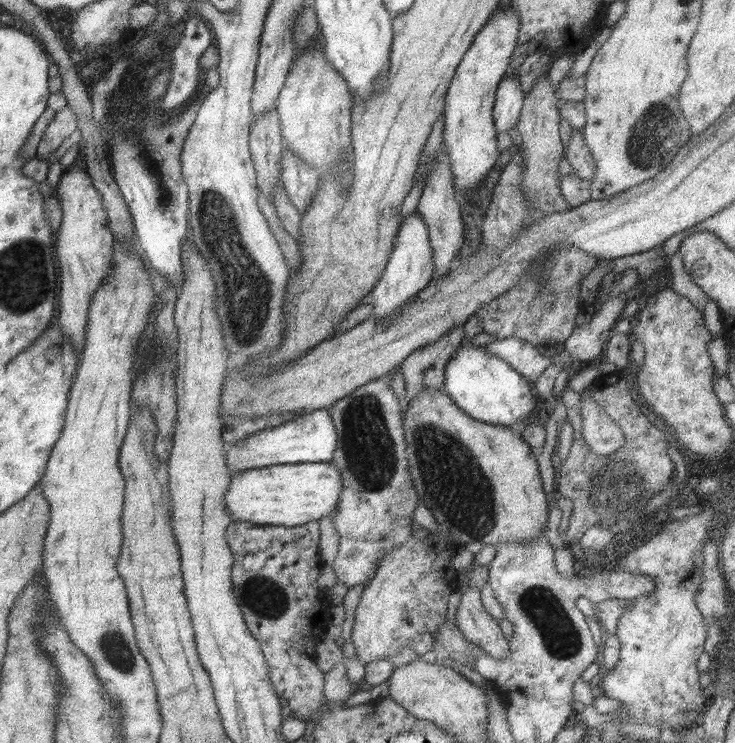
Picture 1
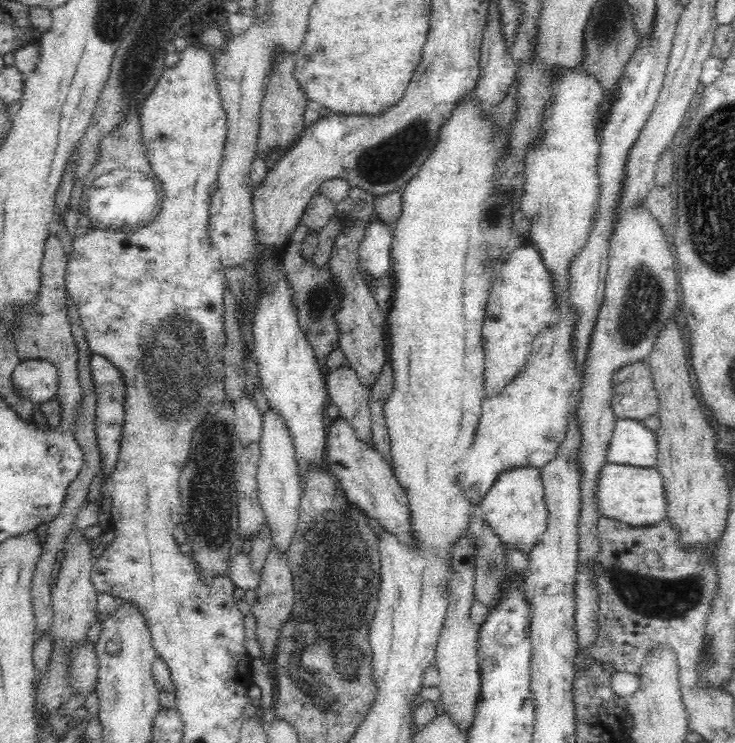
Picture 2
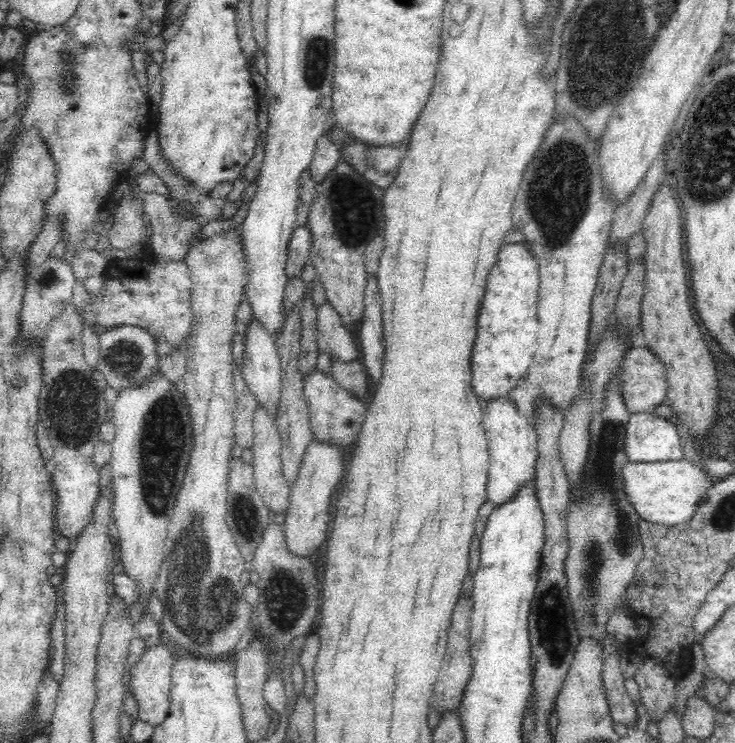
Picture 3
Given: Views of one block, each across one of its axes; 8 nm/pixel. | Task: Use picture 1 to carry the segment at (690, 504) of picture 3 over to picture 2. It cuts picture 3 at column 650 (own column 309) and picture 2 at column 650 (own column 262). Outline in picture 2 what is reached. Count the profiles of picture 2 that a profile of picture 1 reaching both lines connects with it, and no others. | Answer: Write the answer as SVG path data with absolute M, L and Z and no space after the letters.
M606 463L597 478L596 498L601 516L634 527L657 524L668 518L663 478L657 466L648 468Z

